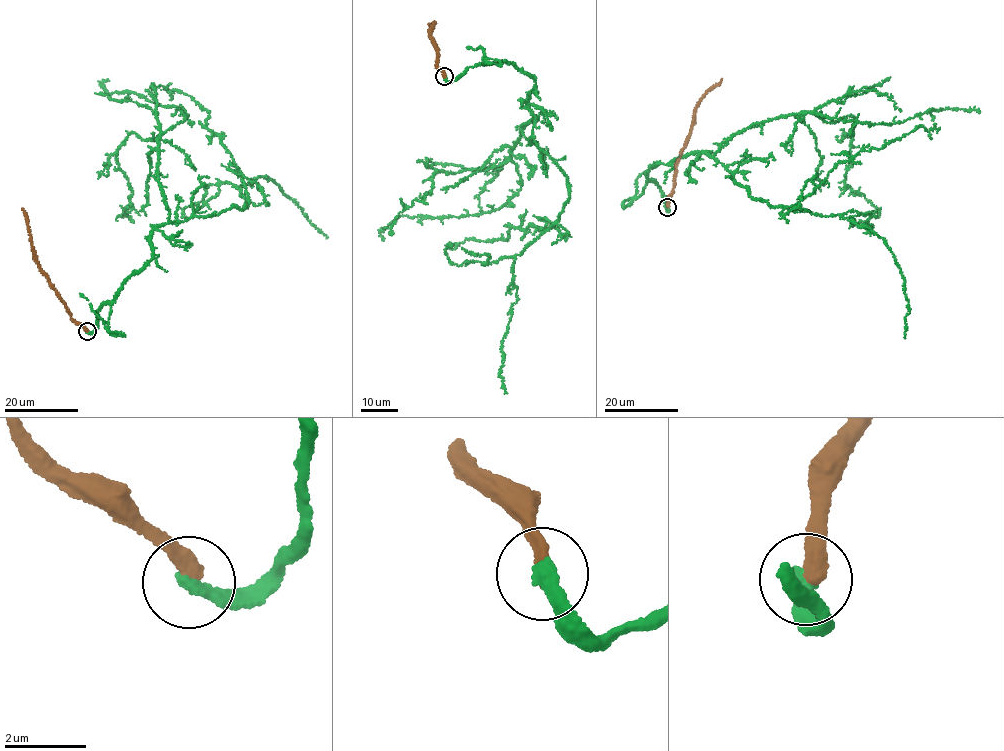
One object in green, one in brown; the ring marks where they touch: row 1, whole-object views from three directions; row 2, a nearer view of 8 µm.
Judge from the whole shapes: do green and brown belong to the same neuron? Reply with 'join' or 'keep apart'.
keep apart

